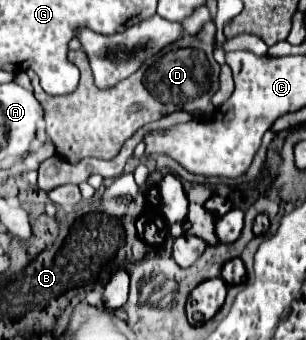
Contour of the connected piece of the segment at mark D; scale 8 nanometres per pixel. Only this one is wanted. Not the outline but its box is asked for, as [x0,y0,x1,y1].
[29,26,221,164]

